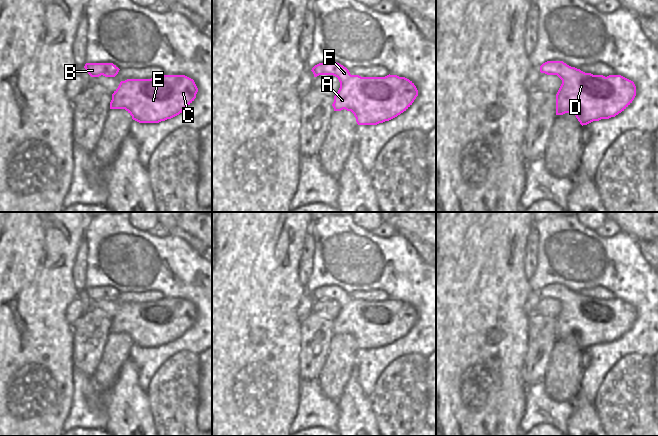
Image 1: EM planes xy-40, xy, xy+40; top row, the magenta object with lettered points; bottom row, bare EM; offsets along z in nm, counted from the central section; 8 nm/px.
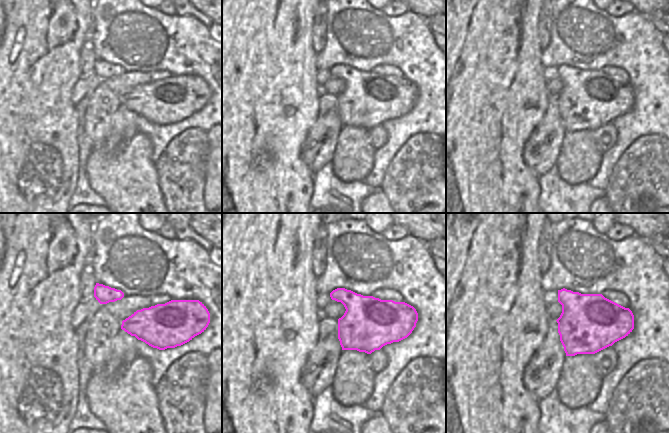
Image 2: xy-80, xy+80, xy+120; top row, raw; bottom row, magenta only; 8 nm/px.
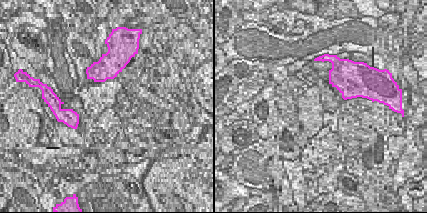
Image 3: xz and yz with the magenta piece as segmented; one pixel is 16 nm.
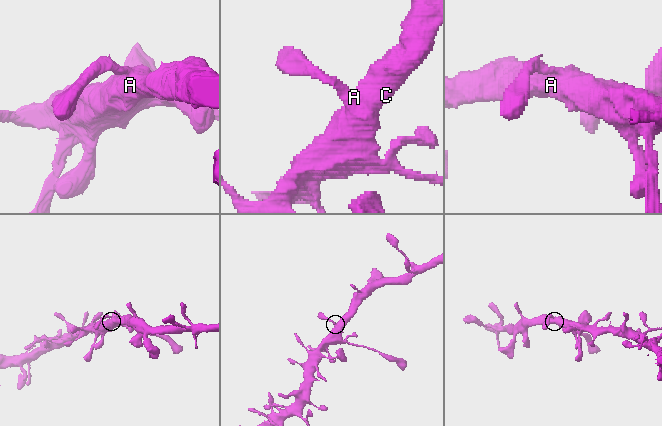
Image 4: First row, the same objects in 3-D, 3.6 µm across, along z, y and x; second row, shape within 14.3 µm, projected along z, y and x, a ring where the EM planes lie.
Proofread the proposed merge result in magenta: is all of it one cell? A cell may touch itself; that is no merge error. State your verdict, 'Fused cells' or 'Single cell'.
Single cell.

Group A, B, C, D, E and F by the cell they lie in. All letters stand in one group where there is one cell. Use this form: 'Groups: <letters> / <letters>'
Groups: A B C D E F.

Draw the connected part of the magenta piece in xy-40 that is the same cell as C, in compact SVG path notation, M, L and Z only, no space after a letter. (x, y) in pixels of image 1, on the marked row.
M185 75L121 81L110 109L125 109L139 123L159 123L182 113L196 98L198 88Z

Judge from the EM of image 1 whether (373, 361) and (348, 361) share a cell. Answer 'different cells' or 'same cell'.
different cells

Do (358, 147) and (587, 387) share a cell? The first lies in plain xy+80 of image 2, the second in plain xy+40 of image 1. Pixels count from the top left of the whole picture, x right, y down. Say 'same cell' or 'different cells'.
different cells

